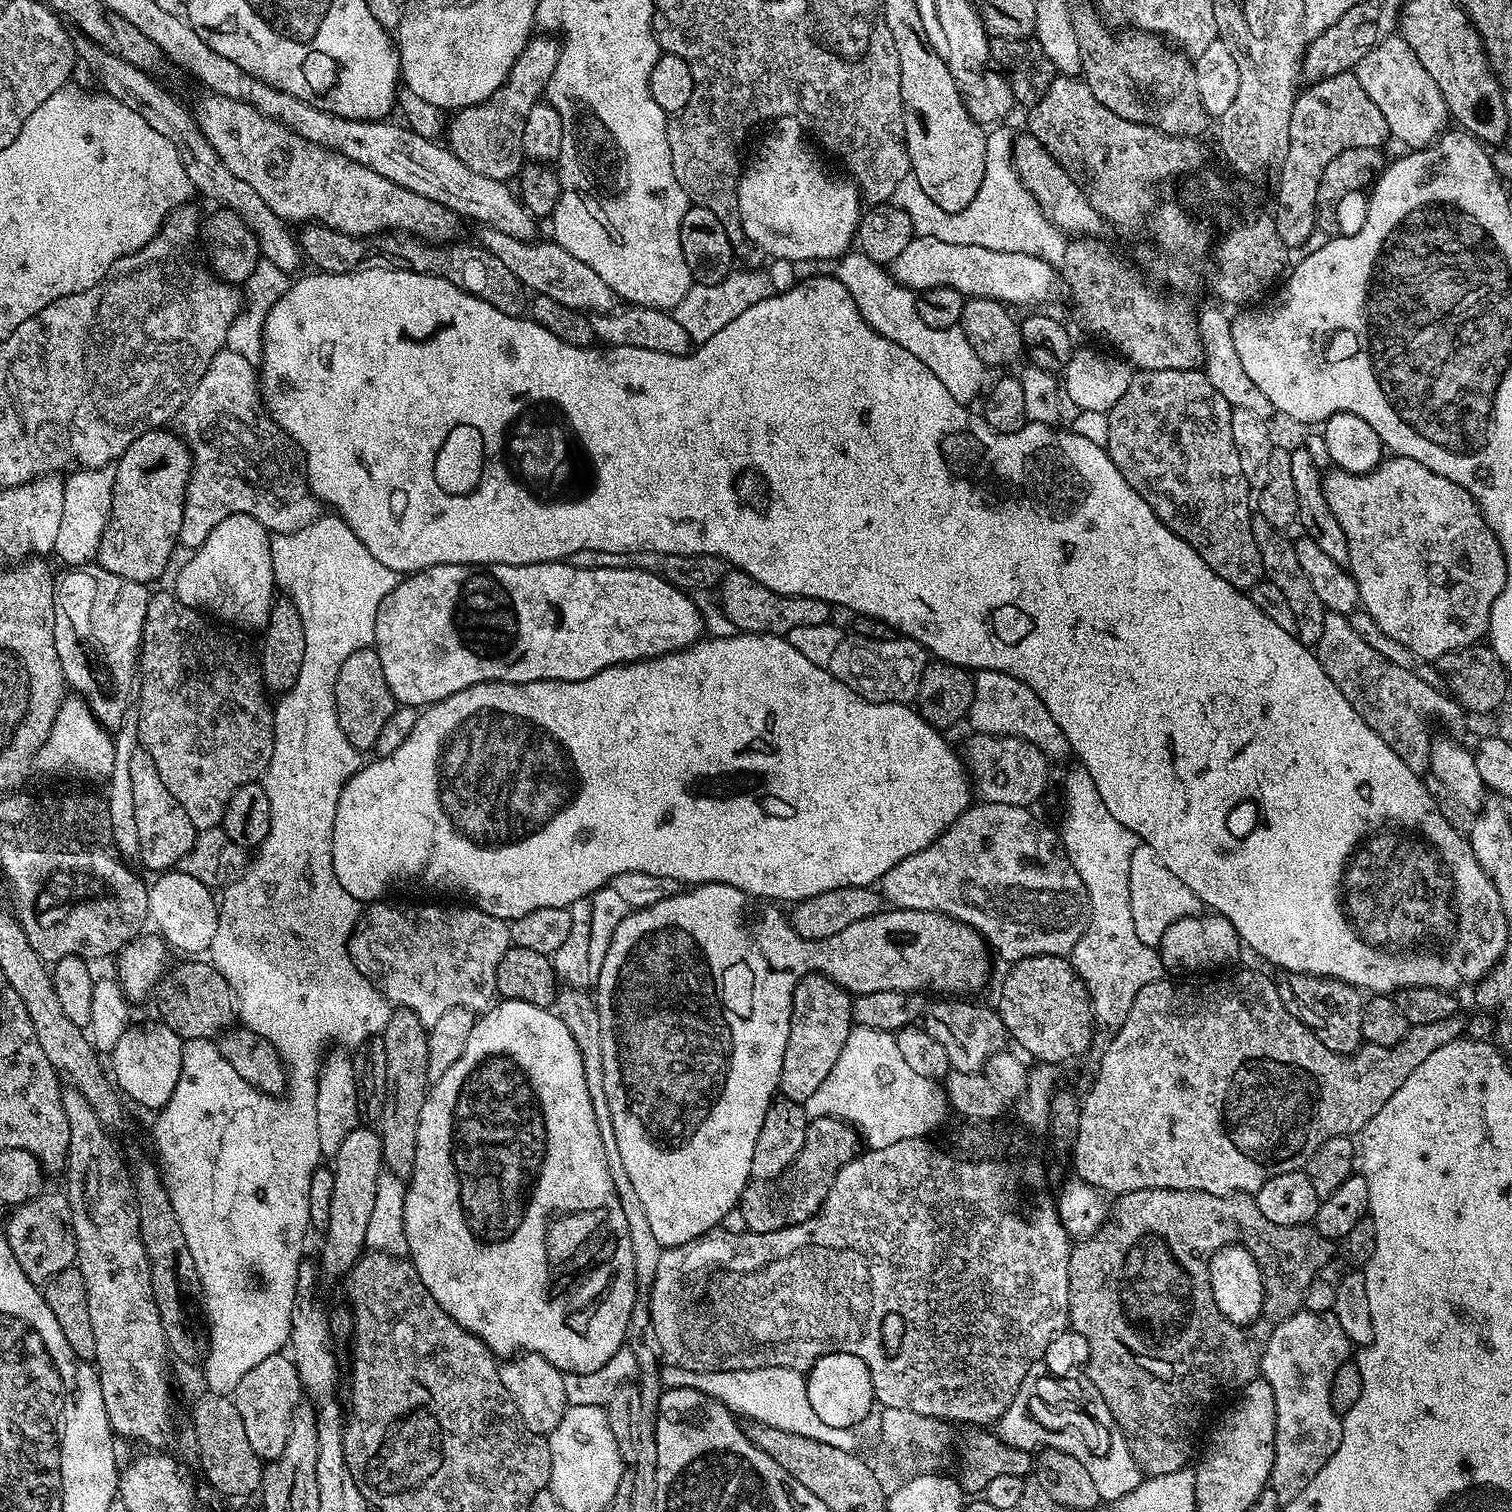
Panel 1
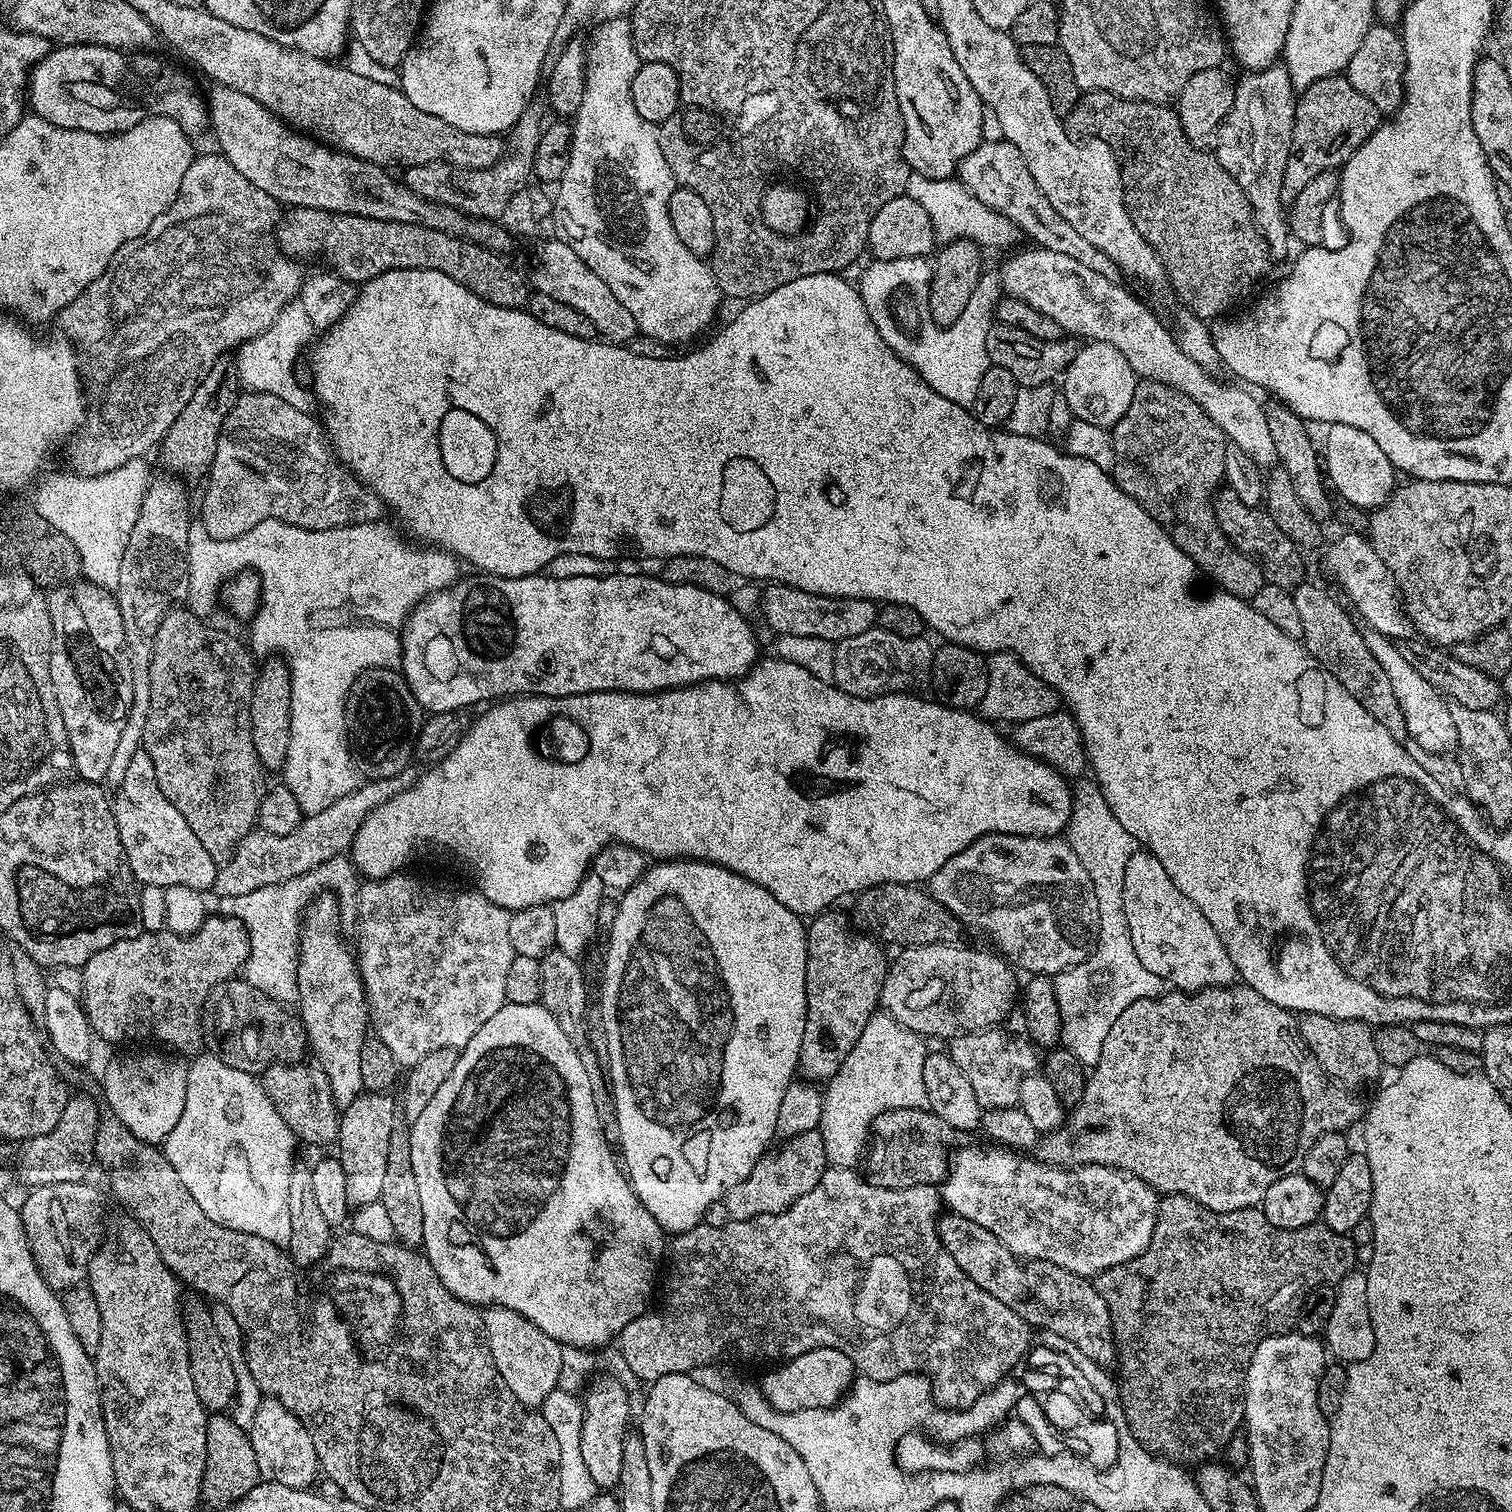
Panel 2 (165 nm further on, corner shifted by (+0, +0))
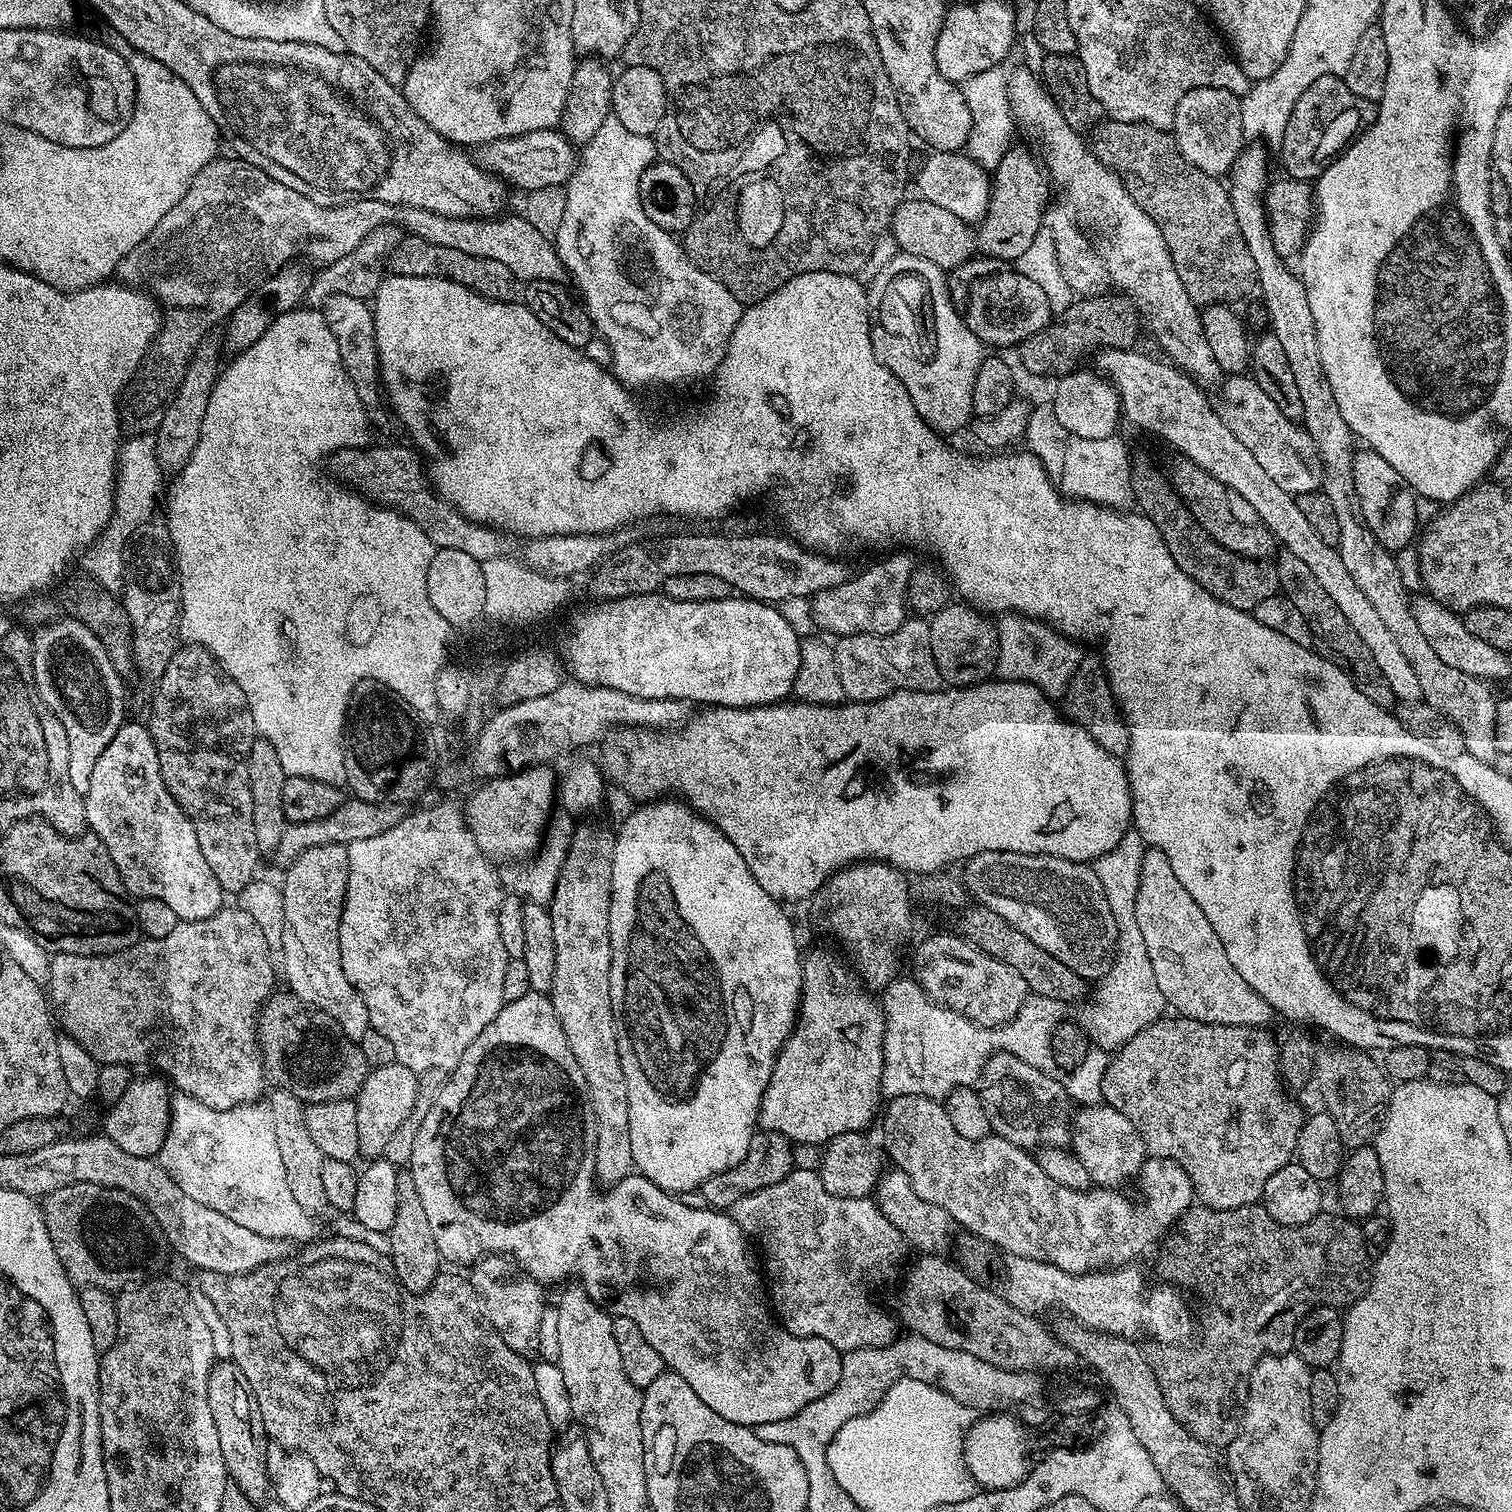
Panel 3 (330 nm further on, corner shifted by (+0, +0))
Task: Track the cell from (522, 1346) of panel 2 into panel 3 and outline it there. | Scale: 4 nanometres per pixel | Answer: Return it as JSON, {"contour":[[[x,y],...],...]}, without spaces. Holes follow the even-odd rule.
{"contour":[[[503,1254],[480,1257],[471,1265],[470,1271],[472,1289],[480,1296],[480,1302],[484,1306],[484,1317],[488,1319],[490,1326],[494,1326],[502,1342],[506,1342],[506,1346],[510,1346],[510,1350],[515,1352],[535,1353],[542,1308],[546,1303],[545,1289],[540,1281],[527,1274],[516,1276],[517,1269],[513,1261]]]}

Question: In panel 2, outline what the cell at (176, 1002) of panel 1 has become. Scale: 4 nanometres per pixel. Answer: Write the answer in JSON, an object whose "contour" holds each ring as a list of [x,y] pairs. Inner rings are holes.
{"contour":[[[242,978],[224,980],[211,994],[210,1011],[206,1016],[206,1032],[207,1035],[208,1032],[212,1035],[214,1043],[220,1044],[218,1055],[222,1062],[226,1062],[226,1066],[234,1066],[234,1070],[262,1074],[272,1064],[295,1064],[303,1061],[309,1051],[308,1035],[303,1022],[299,1015],[292,1013],[291,1016],[288,1012],[291,1011],[285,1005],[270,998],[268,993],[258,990],[254,984],[247,984]]]}

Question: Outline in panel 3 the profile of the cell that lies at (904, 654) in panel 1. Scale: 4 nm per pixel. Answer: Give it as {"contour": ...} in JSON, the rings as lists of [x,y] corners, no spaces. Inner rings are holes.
{"contour":[[[924,618],[905,619],[894,634],[885,636],[842,636],[835,641],[834,651],[838,666],[838,679],[842,681],[845,697],[852,702],[877,700],[902,690],[911,692],[939,692],[942,687],[938,662],[934,662],[934,654],[930,650],[930,630],[928,620]]]}

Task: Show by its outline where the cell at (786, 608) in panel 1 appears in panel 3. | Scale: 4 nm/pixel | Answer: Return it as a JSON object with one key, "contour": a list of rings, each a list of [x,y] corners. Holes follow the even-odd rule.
{"contour":[[[907,551],[897,552],[900,552],[897,556],[888,556],[870,565],[865,572],[857,576],[855,573],[846,582],[811,597],[813,625],[821,633],[829,632],[824,634],[832,638],[894,634],[894,630],[898,630],[898,626],[902,626],[909,615],[906,590],[914,567],[914,561],[904,553]]]}

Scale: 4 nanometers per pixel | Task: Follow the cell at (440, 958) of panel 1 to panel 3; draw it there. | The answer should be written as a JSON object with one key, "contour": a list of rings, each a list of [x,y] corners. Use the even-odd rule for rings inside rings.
{"contour":[[[440,800],[429,808],[409,811],[397,824],[390,826],[390,830],[382,830],[382,834],[374,834],[372,838],[358,838],[358,842],[348,845],[348,881],[340,915],[342,970],[358,990],[362,1002],[366,1002],[369,1025],[390,1038],[396,1063],[406,1066],[411,1072],[419,1074],[435,1068],[456,1068],[470,1042],[474,1042],[474,1038],[478,1038],[478,1034],[482,1034],[482,1030],[486,1030],[486,1026],[494,1022],[496,1015],[505,1006],[502,981],[509,959],[506,946],[502,946],[502,934],[498,931],[498,910],[504,901],[506,889],[500,885],[496,868],[497,865],[486,854],[482,854],[474,834],[468,829],[468,821],[461,805],[459,808],[452,800]]]}

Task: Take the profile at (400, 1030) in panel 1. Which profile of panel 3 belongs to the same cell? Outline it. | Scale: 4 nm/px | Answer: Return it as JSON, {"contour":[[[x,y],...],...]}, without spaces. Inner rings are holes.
{"contour":[[[400,1170],[397,1174],[397,1213],[394,1224],[388,1230],[392,1265],[400,1285],[411,1292],[425,1292],[441,1275],[442,1257],[434,1242],[434,1230],[426,1219],[426,1210],[422,1210],[422,1198],[418,1198],[418,1186],[414,1186],[411,1171]]]}

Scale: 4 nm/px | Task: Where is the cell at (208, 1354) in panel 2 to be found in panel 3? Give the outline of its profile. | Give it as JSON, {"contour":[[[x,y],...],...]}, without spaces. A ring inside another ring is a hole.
{"contour":[[[221,1359],[210,1370],[210,1386],[206,1388],[206,1398],[210,1398],[210,1414],[218,1430],[218,1442],[222,1442],[222,1458],[226,1462],[229,1481],[236,1484],[242,1494],[246,1494],[246,1498],[257,1502],[267,1501],[270,1496],[268,1432],[264,1429],[258,1402],[252,1397],[252,1391],[246,1382],[246,1374],[242,1374],[232,1359]]]}

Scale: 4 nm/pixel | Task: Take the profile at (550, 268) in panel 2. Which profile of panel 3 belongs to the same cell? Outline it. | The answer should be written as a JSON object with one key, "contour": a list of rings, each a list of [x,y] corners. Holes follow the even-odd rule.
{"contour":[[[215,158],[209,161],[208,164],[202,166],[202,170],[198,170],[198,174],[191,182],[186,194],[182,194],[182,198],[178,198],[178,202],[174,206],[170,206],[170,210],[166,214],[166,218],[162,218],[162,222],[158,222],[158,226],[154,226],[154,230],[150,230],[150,234],[142,242],[138,242],[138,246],[134,246],[134,250],[130,250],[130,254],[126,254],[126,258],[122,258],[118,262],[114,273],[117,281],[123,282],[129,286],[143,286],[155,299],[158,301],[162,309],[162,323],[160,325],[160,333],[156,335],[151,346],[148,348],[148,355],[144,357],[143,364],[132,377],[132,383],[128,385],[120,405],[120,423],[123,431],[128,434],[152,434],[155,433],[157,426],[162,422],[162,414],[164,409],[168,407],[168,403],[172,401],[173,396],[180,388],[182,378],[186,374],[186,366],[192,361],[192,355],[195,354],[197,346],[203,342],[204,337],[213,331],[212,328],[216,323],[225,321],[231,316],[245,298],[250,295],[258,286],[262,286],[264,280],[270,279],[277,270],[284,264],[295,261],[299,252],[305,252],[309,256],[309,261],[317,260],[317,265],[323,266],[334,262],[338,258],[342,258],[345,254],[350,254],[350,250],[354,250],[354,246],[358,246],[358,242],[362,242],[362,238],[366,238],[366,234],[370,234],[374,230],[378,230],[378,226],[386,226],[394,224],[399,226],[407,235],[417,236],[418,238],[426,238],[428,242],[435,242],[438,246],[447,246],[453,250],[463,250],[466,254],[475,254],[478,258],[495,258],[498,262],[502,262],[502,266],[510,266],[513,277],[517,281],[527,282],[530,280],[555,280],[557,282],[565,279],[566,273],[564,264],[558,258],[556,253],[556,245],[551,239],[543,237],[528,222],[523,215],[508,216],[509,214],[501,215],[499,218],[490,220],[479,220],[478,218],[450,218],[446,214],[438,214],[430,210],[422,210],[421,208],[401,208],[398,204],[390,202],[378,202],[377,200],[351,200],[348,204],[339,204],[331,208],[330,206],[318,206],[318,202],[310,202],[310,198],[306,198],[302,194],[298,194],[298,190],[290,190],[290,186],[282,186],[282,182],[278,182],[274,178],[270,178],[270,174],[266,174],[262,170],[258,170],[254,165],[246,163],[239,158],[231,158],[232,160],[221,160]]]}

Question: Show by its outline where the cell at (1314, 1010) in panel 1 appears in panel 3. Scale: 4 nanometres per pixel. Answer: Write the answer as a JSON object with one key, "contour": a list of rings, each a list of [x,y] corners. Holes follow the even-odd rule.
{"contour":[[[1351,1046],[1315,1049],[1314,1082],[1320,1087],[1323,1107],[1338,1126],[1340,1141],[1345,1149],[1363,1148],[1380,1131],[1380,1123],[1392,1097],[1393,1081],[1385,1074],[1381,1061],[1367,1051]]]}

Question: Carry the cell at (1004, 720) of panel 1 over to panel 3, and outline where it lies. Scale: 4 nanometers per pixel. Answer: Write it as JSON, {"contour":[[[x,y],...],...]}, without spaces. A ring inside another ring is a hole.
{"contour":[[[1004,614],[996,624],[996,671],[1001,680],[1021,680],[1041,688],[1050,698],[1056,698],[1067,688],[1074,670],[1080,668],[1081,645],[1056,631],[1042,620],[1030,616]]]}

